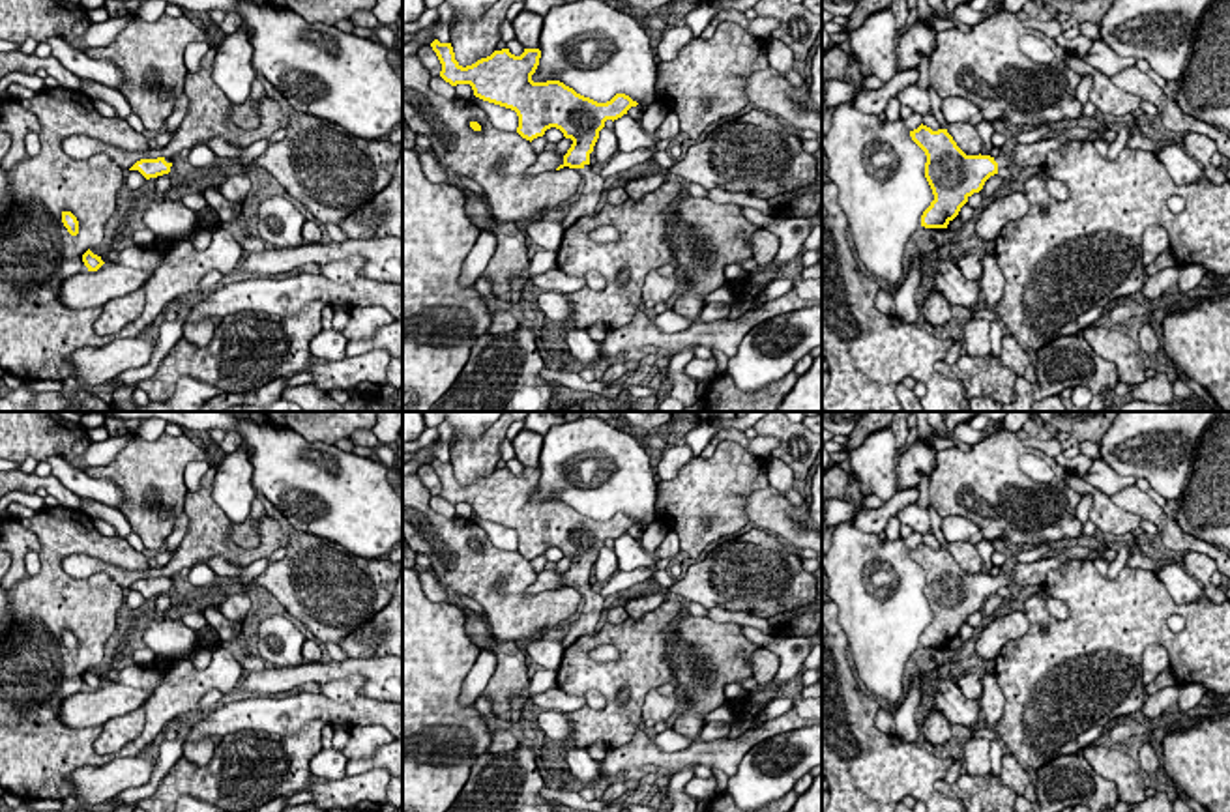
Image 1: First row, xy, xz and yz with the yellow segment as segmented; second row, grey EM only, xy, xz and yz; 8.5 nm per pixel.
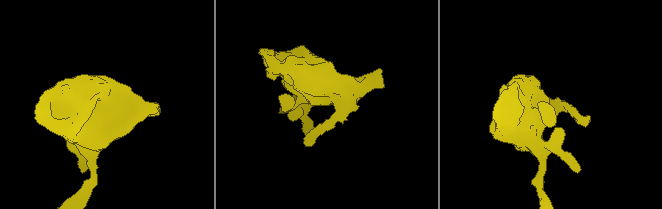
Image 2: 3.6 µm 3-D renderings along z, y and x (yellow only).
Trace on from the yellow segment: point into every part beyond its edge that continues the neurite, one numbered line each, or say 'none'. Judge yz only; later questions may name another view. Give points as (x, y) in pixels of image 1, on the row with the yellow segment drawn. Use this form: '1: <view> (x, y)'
1: yz (1034, 154)

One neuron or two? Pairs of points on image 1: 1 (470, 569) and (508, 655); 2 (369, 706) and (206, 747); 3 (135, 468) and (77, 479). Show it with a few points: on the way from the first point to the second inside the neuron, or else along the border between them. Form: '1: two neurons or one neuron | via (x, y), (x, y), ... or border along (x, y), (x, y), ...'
1: two neurons | border along (485, 622), (498, 640), (513, 640), (521, 648)
2: two neurons | border along (210, 734), (184, 745)
3: two neurons | border along (85, 472), (109, 478), (124, 494), (122, 506)

